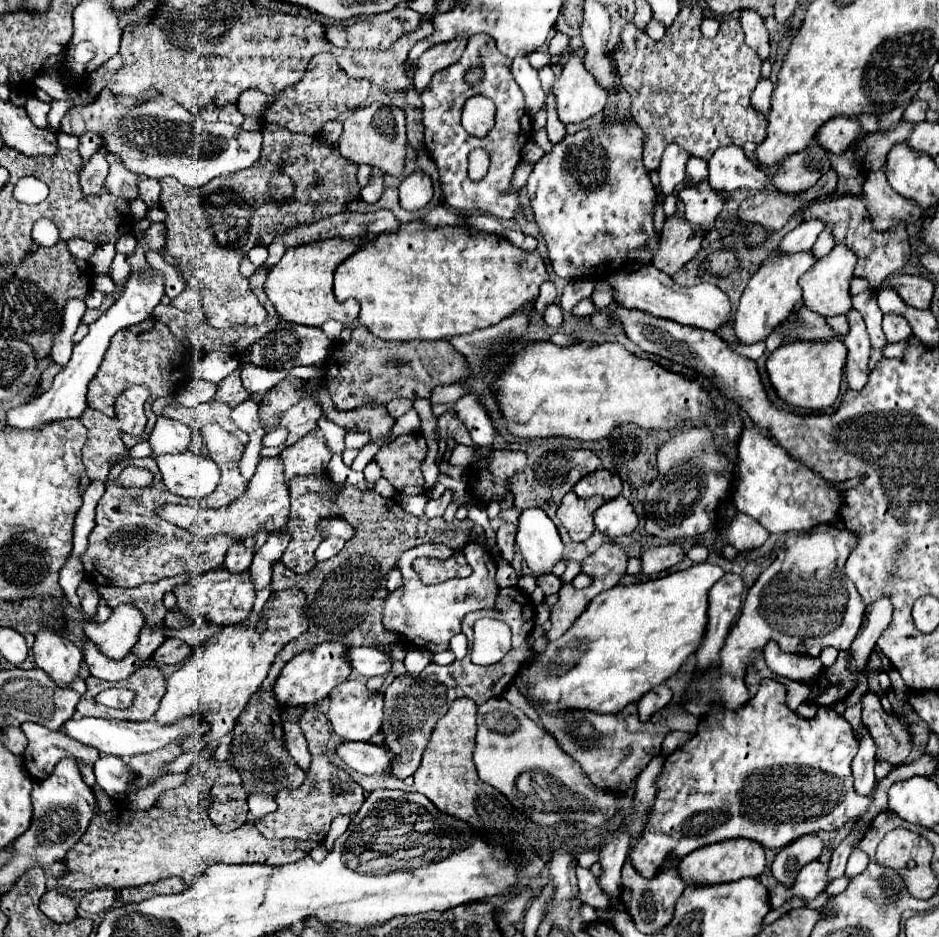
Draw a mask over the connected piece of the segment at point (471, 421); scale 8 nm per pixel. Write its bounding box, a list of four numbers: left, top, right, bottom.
[434,395,496,447]

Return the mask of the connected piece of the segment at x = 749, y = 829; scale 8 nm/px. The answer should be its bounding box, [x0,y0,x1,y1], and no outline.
[628,679,872,877]

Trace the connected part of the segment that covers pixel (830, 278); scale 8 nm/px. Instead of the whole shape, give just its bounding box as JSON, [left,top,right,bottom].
[800,243,858,317]

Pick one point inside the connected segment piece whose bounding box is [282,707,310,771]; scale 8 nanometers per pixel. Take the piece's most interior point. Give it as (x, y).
(295, 743)

